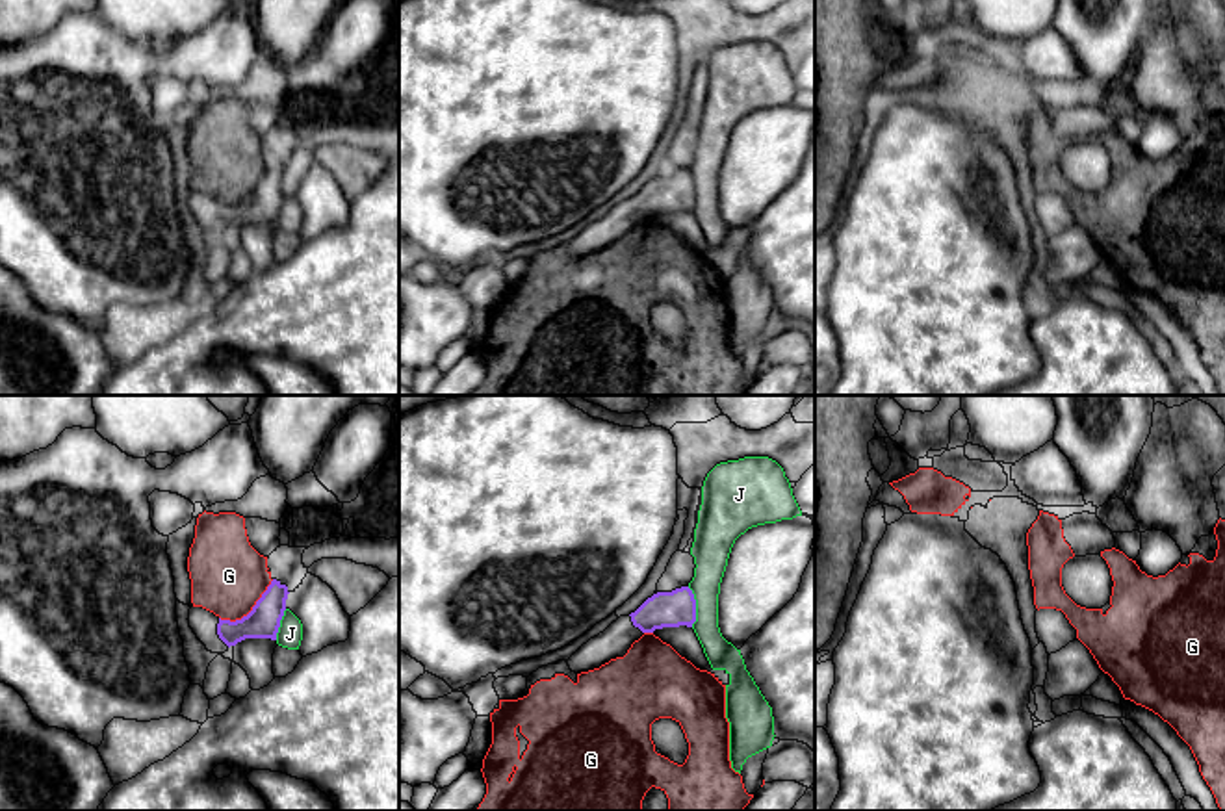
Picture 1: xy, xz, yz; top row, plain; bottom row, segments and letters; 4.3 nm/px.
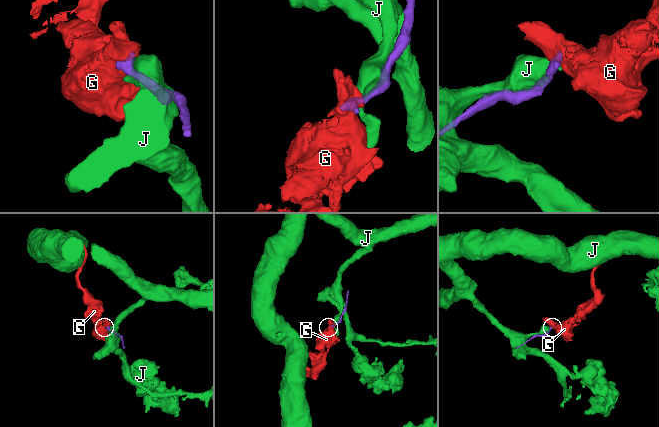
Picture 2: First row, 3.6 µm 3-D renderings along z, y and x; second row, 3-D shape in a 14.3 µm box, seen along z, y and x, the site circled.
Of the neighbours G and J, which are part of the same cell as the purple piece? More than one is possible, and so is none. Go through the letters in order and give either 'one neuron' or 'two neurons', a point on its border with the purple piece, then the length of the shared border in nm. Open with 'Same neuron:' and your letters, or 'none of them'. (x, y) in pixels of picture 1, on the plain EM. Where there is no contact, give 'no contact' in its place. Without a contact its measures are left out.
Same neuron: none of them
G: two neurons; contact xy (251, 195); length 300 nm
J: two neurons; contact xz (695, 192); length 180 nm

